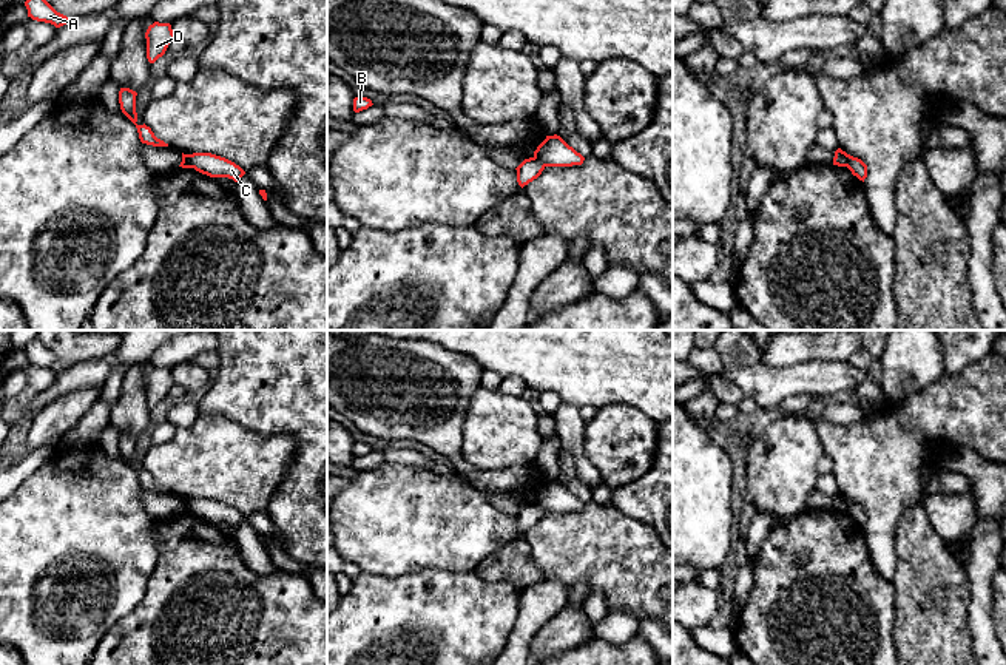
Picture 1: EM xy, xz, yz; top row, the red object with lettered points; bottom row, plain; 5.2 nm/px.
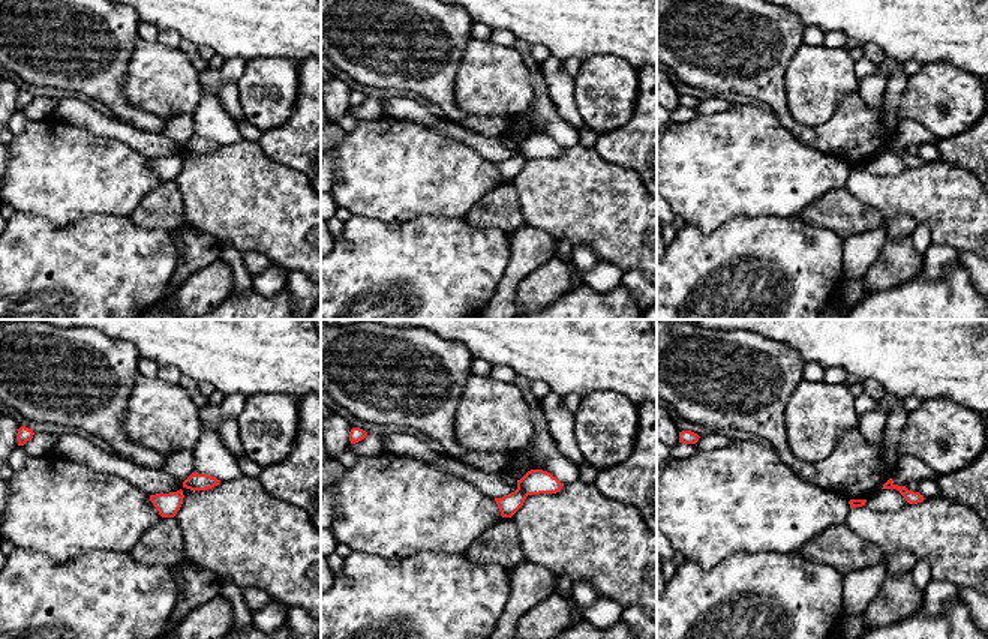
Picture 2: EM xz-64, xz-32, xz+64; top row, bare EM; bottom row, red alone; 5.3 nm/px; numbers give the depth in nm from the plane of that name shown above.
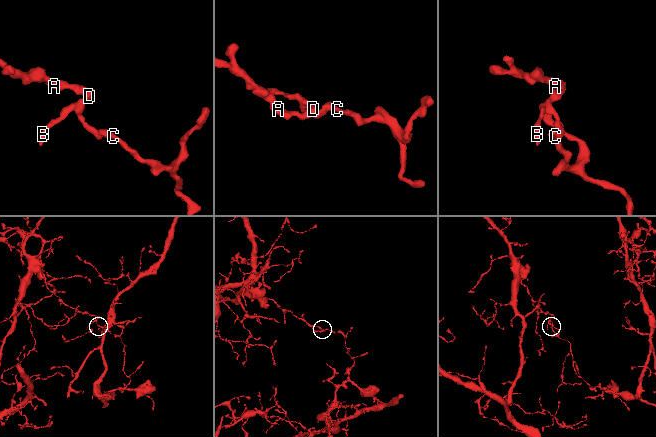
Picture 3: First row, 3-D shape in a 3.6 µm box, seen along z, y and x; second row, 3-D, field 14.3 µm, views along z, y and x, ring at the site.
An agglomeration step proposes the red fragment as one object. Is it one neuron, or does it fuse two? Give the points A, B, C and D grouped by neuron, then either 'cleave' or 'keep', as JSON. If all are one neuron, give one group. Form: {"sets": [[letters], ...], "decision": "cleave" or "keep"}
{"sets": [["A", "B", "D"], ["C"]], "decision": "cleave"}

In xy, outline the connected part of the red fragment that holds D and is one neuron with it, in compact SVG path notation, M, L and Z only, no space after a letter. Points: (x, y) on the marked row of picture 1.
M154 22L148 26L145 32L147 39L147 59L150 63L154 63L162 57L168 45L174 40L174 34L170 23Z

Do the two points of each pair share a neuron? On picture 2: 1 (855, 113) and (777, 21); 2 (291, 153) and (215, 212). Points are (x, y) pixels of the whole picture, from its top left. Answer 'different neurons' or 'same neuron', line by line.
1: same neuron
2: different neurons

